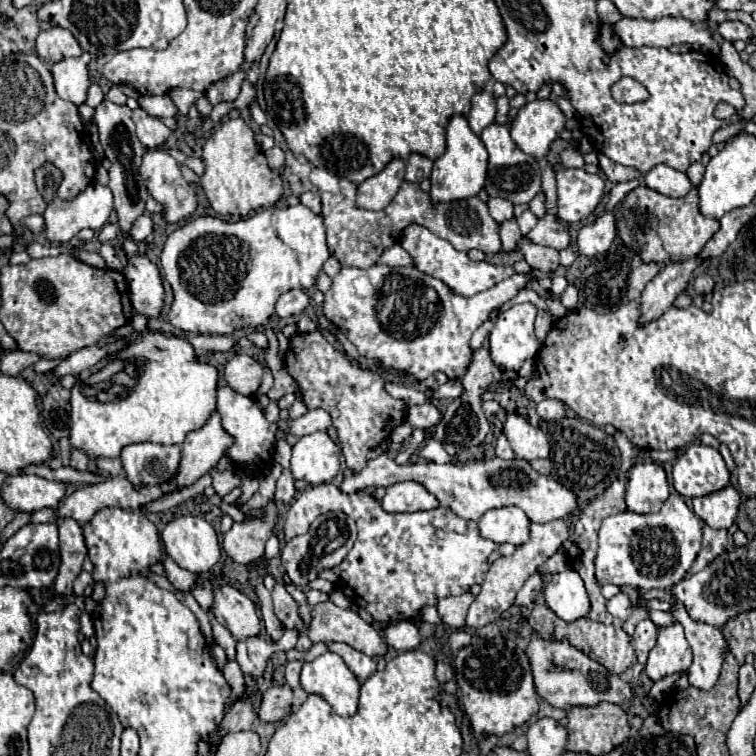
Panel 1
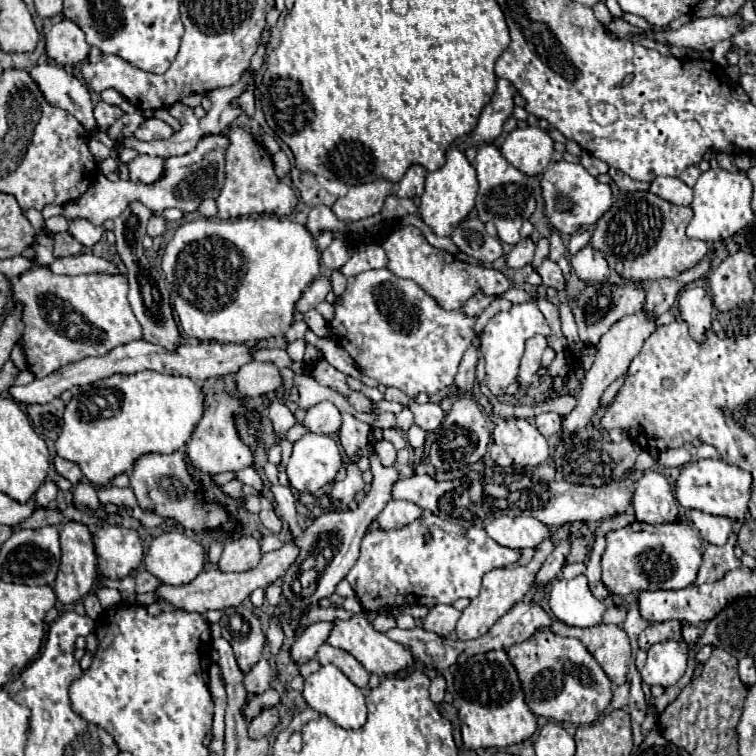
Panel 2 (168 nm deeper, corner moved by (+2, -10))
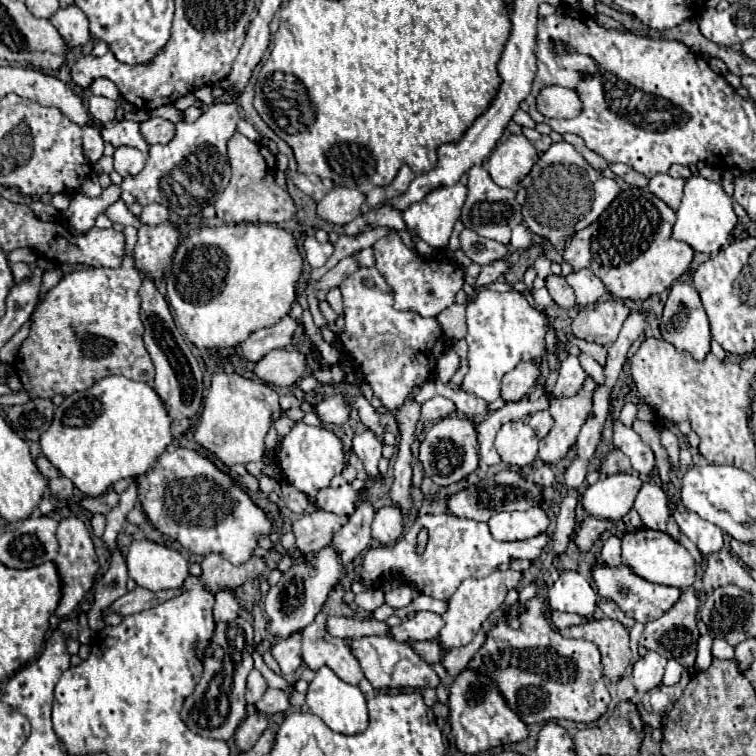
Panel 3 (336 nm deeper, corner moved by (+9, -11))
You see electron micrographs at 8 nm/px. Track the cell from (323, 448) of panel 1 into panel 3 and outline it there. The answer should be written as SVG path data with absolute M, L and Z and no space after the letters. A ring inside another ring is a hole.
M297 422L293 426L293 430L289 432L289 436L281 440L277 458L279 458L281 470L283 470L285 478L289 480L289 484L293 484L299 492L307 494L309 498L315 498L321 488L329 486L331 478L337 476L345 464L341 440L333 432L325 430L323 426L315 428L315 426L303 424L303 422Z

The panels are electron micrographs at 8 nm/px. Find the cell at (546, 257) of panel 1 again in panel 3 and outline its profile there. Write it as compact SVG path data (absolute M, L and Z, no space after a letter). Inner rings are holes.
M547 276L545 278L545 288L549 290L551 298L563 306L563 308L573 308L575 306L575 296L573 296L573 288L569 288L569 284L565 282L563 276Z

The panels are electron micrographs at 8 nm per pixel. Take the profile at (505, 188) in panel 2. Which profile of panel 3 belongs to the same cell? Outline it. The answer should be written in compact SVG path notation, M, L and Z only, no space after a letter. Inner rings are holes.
M483 164L481 166L473 166L469 170L469 184L467 186L471 186L471 190L467 192L467 200L463 204L463 214L461 214L461 220L463 220L465 228L471 228L479 236L491 238L491 240L501 242L501 244L507 246L509 240L511 240L511 230L517 224L523 222L521 206L515 200L515 190L497 186Z

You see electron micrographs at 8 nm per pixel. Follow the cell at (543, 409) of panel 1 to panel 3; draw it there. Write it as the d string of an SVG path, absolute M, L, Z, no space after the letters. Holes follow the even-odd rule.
M545 410L545 412L533 414L531 420L529 420L529 424L531 424L531 428L535 430L535 434L537 434L539 438L545 438L547 432L551 430L551 426L553 426L553 418L551 418L551 414Z

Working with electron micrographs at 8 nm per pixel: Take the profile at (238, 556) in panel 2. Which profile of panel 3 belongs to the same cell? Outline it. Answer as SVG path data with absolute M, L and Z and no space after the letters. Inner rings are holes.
M221 554L205 556L201 566L203 566L201 580L213 592L217 592L221 588L237 588L237 586L245 584L247 580L259 578L265 570L263 558L249 558L245 564L235 566L229 560L225 560Z

